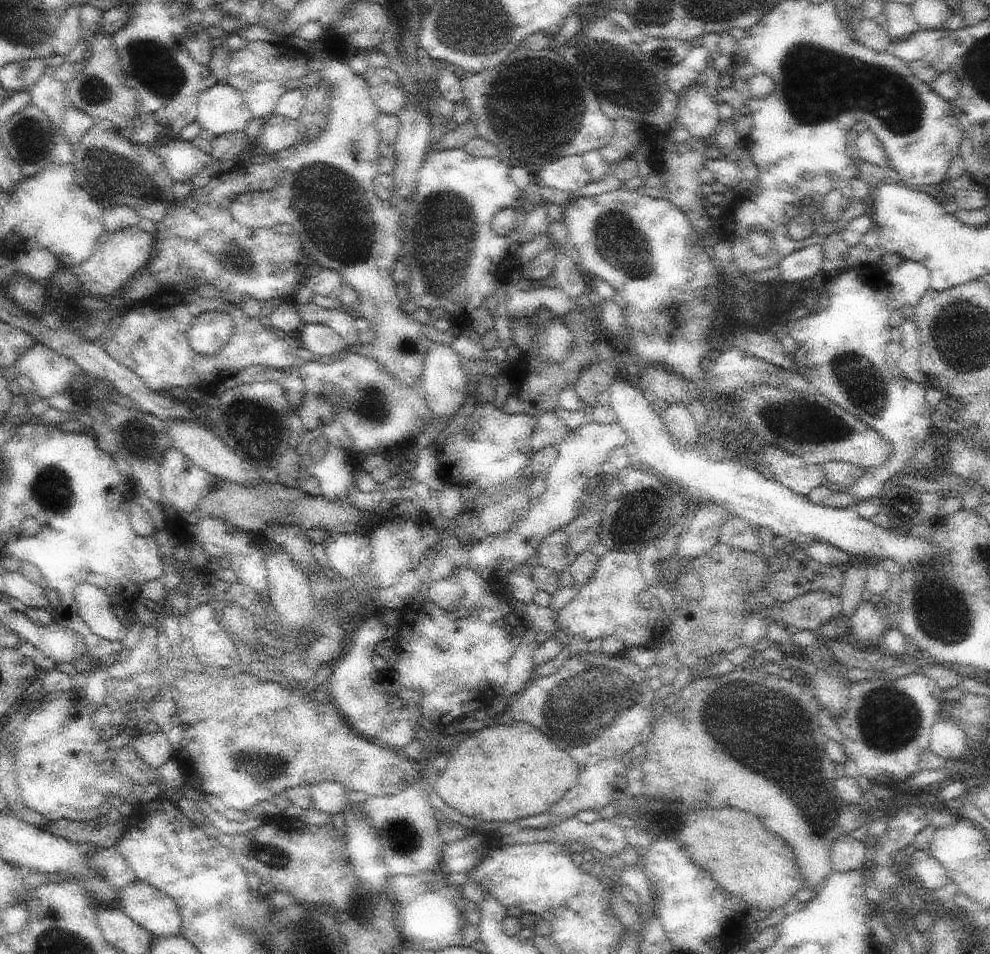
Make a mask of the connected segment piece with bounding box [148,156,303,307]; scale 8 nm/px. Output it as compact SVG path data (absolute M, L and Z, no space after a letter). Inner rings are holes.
M272 156L268 162L260 164L244 164L233 166L229 171L215 175L204 187L194 189L188 198L174 200L174 206L168 214L156 224L153 257L148 266L151 276L159 280L167 288L178 288L186 280L204 278L218 287L228 302L235 304L239 296L253 296L260 302L260 307L271 298L284 298L291 301L302 280L299 265L302 252L300 235L288 223L280 223L273 227L243 227L231 213L232 201L242 194L242 180L247 180L247 190L272 190L283 179L282 165Z

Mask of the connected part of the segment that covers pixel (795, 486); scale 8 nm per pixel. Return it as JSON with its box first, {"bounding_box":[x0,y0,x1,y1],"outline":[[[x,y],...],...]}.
{"bounding_box":[762,444,825,497],"outline":[[[766,444],[762,448],[762,464],[774,472],[774,479],[804,497],[809,493],[808,485],[811,482],[817,486],[825,480],[825,474],[820,464],[809,466],[800,457],[792,456],[788,452],[780,450],[778,446]]]}

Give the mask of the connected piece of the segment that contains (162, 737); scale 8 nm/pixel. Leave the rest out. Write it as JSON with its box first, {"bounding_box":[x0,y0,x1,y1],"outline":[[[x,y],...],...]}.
{"bounding_box":[131,730,174,769],"outline":[[[161,730],[140,734],[140,736],[131,740],[131,744],[137,754],[153,769],[159,769],[170,760],[170,757],[174,757],[174,750],[171,747],[170,740]]]}

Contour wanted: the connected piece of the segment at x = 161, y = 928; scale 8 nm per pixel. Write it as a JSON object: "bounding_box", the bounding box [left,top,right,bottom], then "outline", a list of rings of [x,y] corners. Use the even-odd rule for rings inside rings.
{"bounding_box":[118,879,181,937],"outline":[[[136,879],[118,891],[122,910],[153,936],[171,937],[181,932],[180,909],[164,891]]]}

